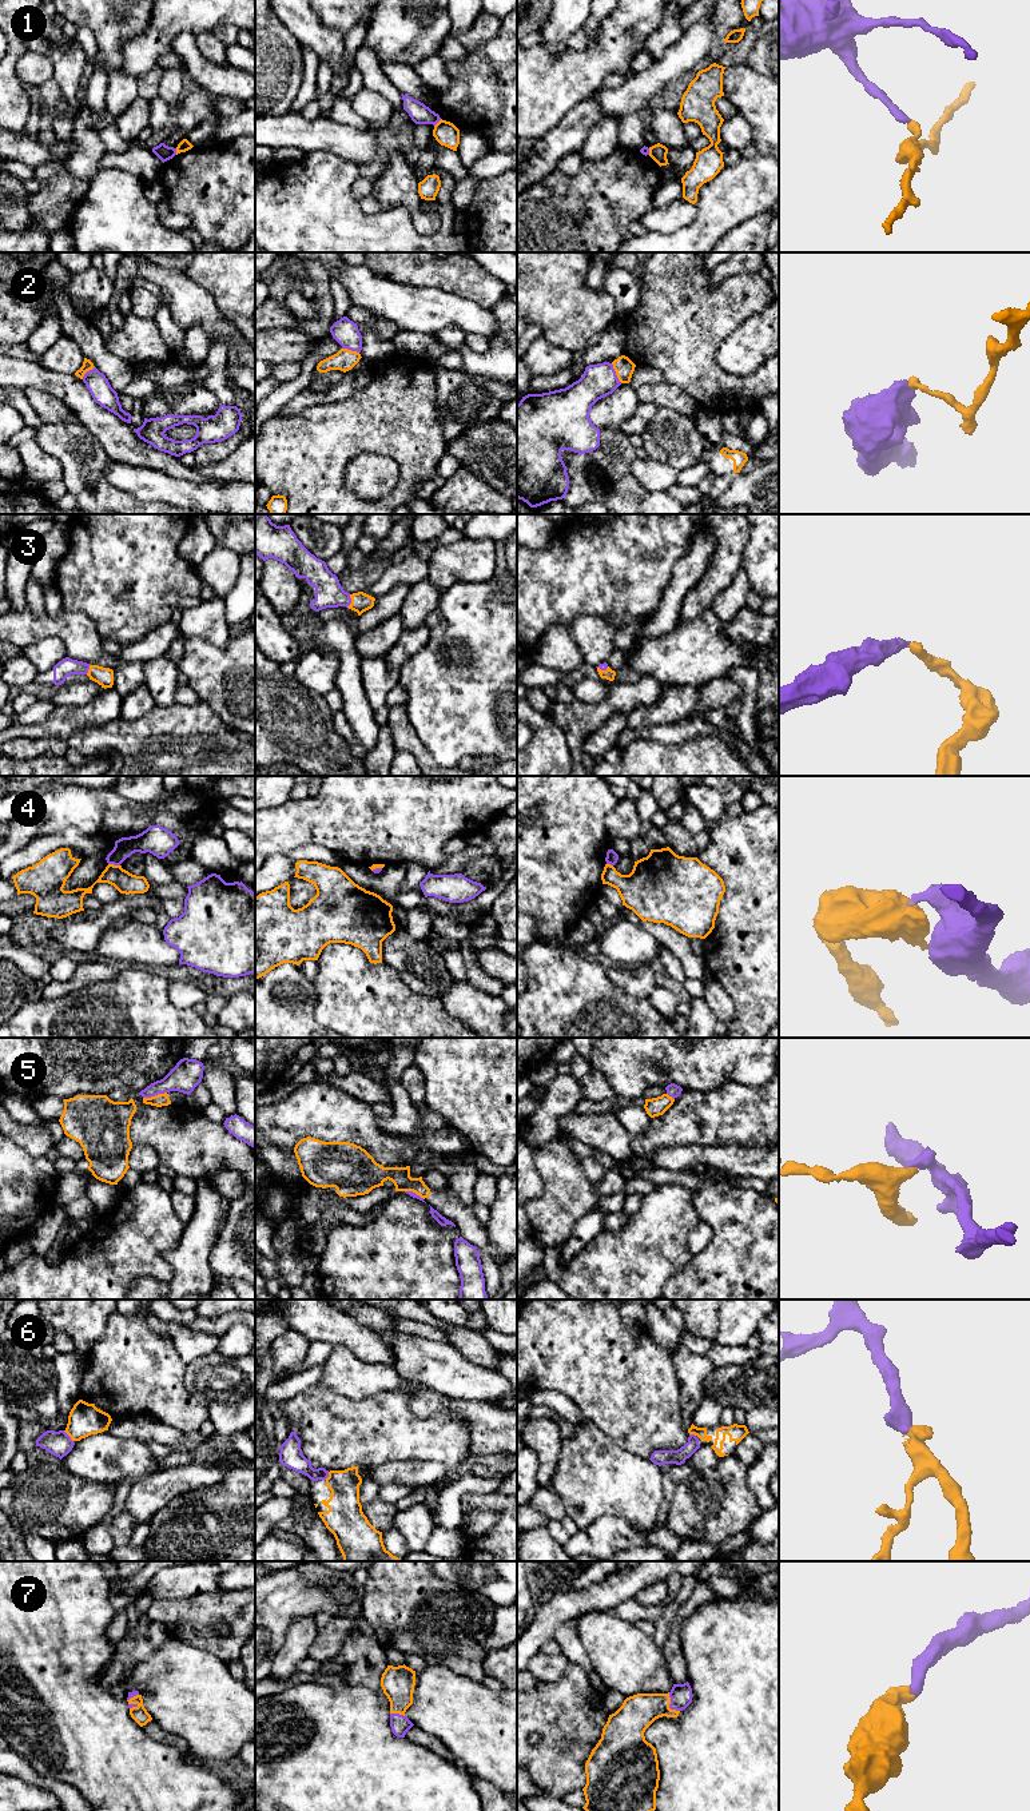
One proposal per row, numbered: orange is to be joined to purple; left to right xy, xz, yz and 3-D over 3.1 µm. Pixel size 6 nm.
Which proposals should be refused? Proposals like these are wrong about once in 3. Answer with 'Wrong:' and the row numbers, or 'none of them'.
Wrong: 1, 2, 4, 5

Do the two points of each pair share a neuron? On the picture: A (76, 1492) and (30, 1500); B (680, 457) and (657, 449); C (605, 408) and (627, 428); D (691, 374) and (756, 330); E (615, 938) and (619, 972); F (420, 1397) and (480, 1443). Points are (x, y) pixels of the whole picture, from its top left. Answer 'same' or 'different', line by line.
A: same
B: same
C: different
D: different
E: different
F: same

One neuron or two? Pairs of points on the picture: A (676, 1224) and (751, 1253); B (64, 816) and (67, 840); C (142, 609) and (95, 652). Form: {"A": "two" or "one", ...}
{"A": "two", "B": "two", "C": "two"}

